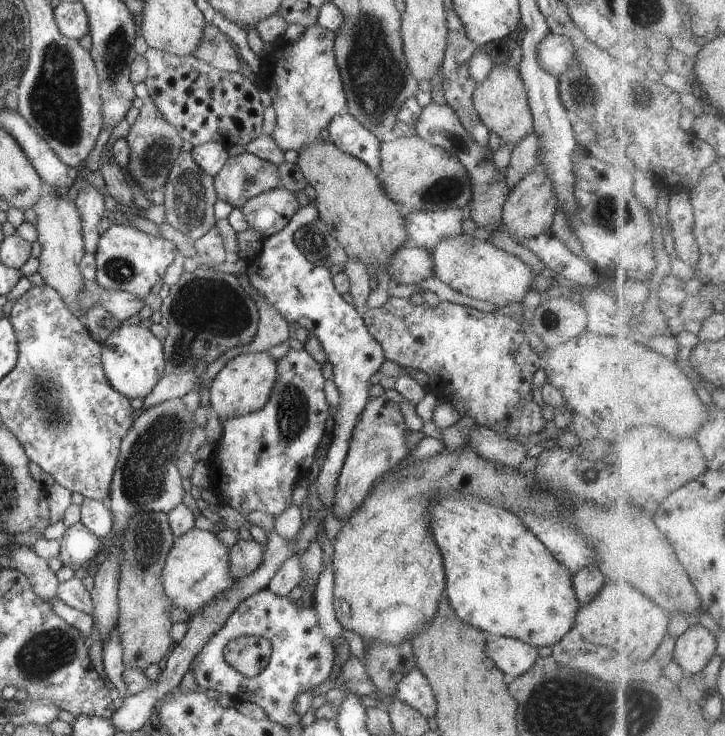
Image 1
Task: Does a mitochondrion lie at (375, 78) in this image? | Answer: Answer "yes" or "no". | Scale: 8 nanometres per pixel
yes

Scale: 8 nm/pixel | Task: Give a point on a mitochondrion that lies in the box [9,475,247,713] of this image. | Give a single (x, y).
(45, 654)

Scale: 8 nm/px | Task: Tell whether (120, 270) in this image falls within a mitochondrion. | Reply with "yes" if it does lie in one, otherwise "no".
yes

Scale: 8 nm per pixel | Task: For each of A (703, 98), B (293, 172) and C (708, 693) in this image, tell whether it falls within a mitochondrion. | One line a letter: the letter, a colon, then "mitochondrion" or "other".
A: other
B: other
C: other

